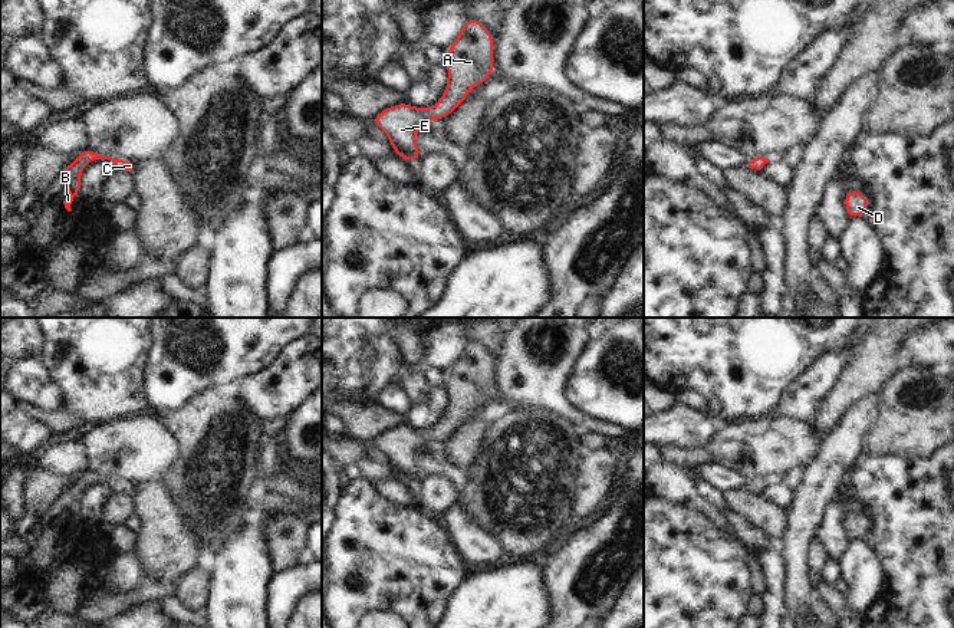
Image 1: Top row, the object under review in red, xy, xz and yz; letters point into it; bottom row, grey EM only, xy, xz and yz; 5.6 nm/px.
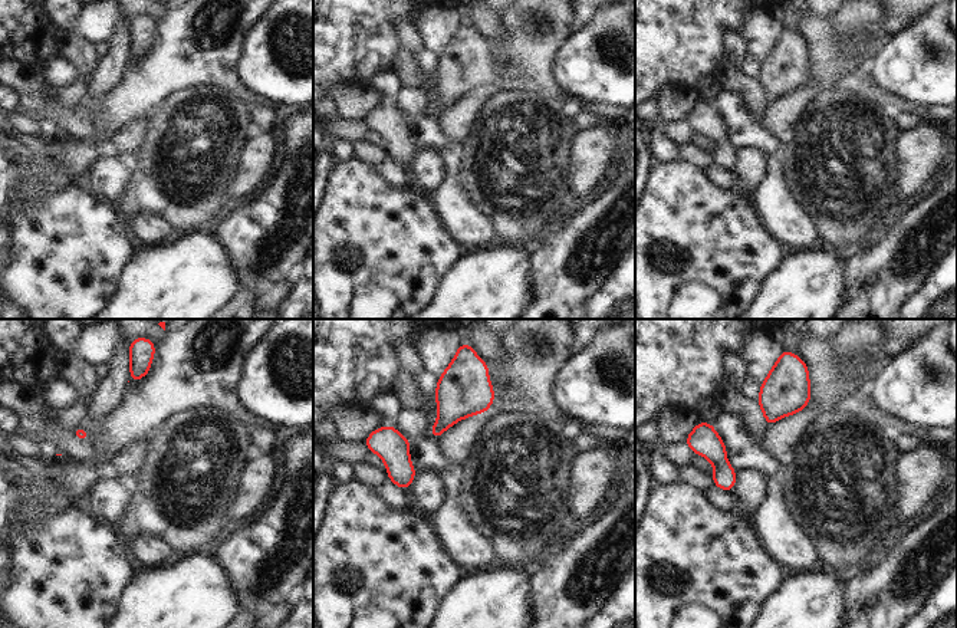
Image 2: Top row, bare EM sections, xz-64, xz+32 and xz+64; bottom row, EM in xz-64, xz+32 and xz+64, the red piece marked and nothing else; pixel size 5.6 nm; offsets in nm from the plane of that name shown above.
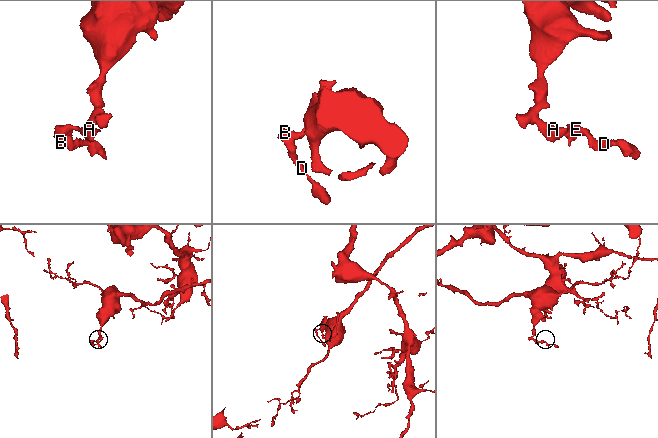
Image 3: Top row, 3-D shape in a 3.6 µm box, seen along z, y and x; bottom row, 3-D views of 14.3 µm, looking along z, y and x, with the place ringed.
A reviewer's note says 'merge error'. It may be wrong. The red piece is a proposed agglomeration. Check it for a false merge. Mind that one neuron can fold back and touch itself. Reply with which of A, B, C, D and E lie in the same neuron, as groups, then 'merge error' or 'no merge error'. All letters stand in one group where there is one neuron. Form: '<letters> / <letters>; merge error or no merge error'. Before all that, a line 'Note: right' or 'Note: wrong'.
Note: wrong
A B C D E; no merge error

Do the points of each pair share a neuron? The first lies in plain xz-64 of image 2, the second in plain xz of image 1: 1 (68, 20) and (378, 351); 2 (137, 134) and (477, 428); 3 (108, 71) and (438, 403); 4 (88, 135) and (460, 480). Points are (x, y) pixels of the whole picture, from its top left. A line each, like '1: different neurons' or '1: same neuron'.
1: different neurons
2: same neuron
3: same neuron
4: same neuron

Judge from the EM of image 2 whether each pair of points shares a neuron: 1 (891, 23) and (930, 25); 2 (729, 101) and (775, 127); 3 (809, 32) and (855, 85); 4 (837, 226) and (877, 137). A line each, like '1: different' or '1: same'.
1: different
2: different
3: different
4: same

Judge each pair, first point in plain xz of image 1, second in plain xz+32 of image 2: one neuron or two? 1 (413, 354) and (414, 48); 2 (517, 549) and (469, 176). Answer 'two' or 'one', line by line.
1: one
2: one

